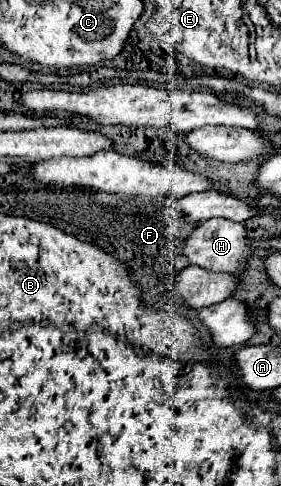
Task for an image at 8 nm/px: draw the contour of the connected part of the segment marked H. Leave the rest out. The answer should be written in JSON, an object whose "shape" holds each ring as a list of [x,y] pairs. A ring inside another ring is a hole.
{"shape":[[[210,219],[194,227],[194,231],[190,233],[190,239],[186,239],[186,245],[182,245],[182,255],[190,261],[190,265],[198,265],[206,271],[236,273],[244,267],[240,259],[246,257],[250,249],[244,235],[246,235],[246,229],[242,223],[234,223],[230,219]]]}

